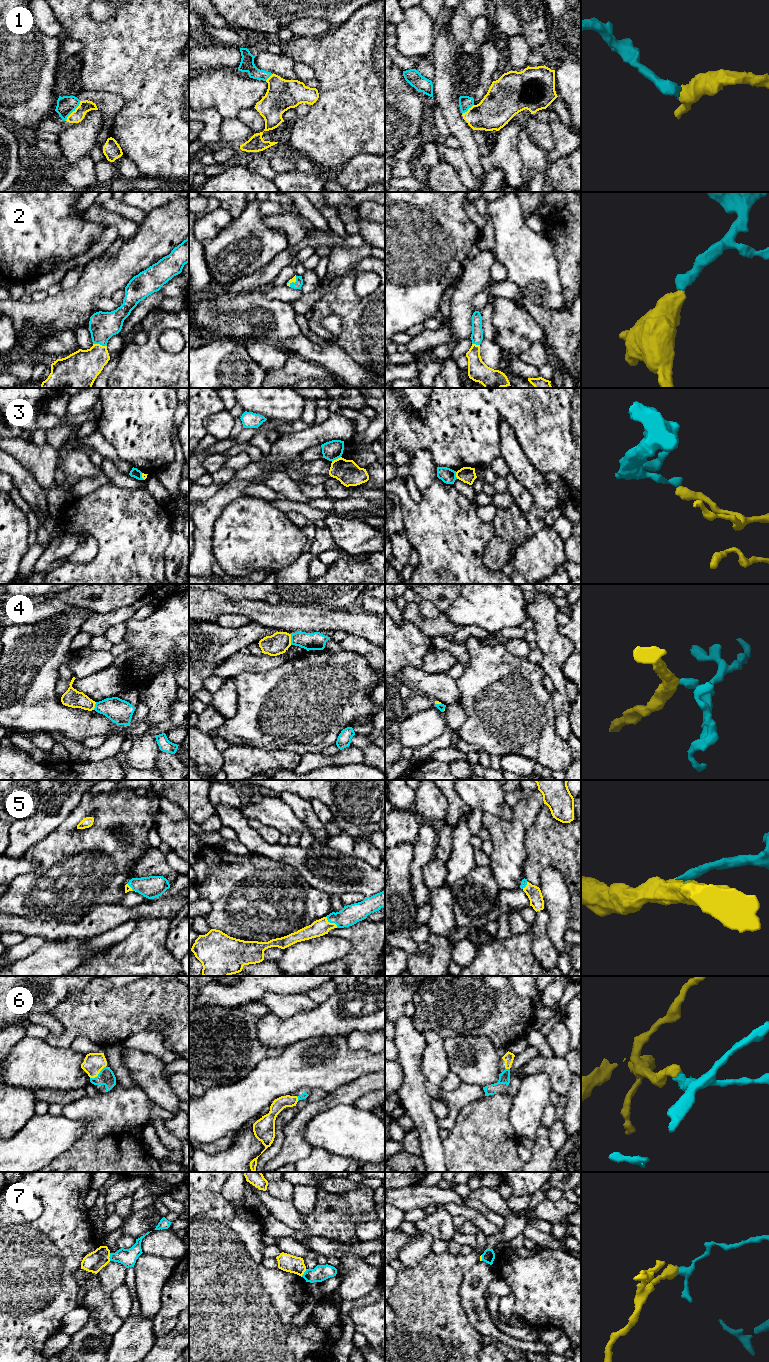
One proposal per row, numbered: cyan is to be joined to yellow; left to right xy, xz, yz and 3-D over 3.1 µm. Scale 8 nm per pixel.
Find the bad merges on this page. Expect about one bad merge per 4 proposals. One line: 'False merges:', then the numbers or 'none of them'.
False merges: 3, 4, 7

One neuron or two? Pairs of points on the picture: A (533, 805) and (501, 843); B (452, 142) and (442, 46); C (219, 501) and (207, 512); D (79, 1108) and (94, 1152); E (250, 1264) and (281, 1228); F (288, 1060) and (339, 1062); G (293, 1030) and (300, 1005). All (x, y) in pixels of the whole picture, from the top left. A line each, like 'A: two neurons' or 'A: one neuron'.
A: one neuron
B: two neurons
C: one neuron
D: one neuron
E: two neurons
F: one neuron
G: two neurons

